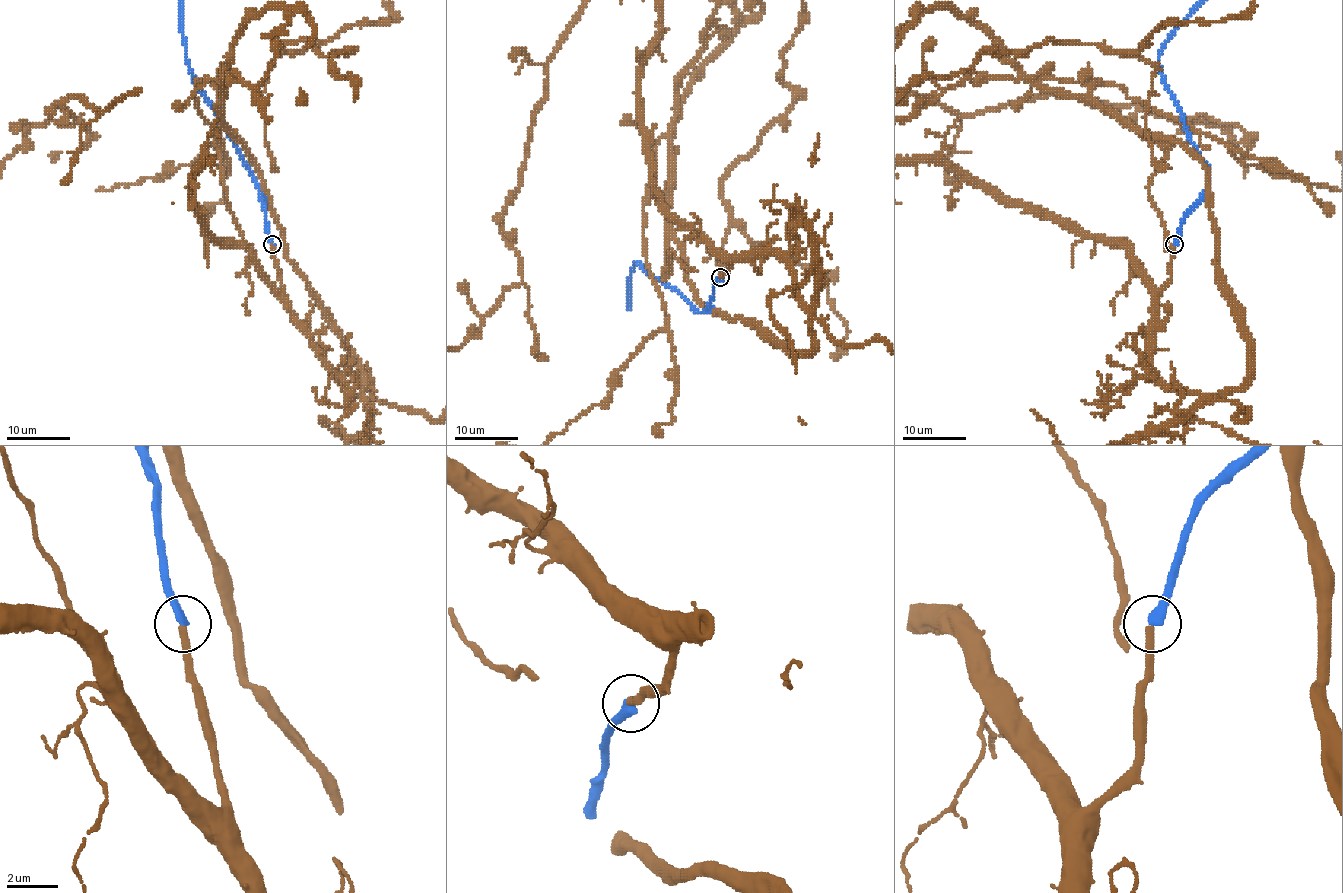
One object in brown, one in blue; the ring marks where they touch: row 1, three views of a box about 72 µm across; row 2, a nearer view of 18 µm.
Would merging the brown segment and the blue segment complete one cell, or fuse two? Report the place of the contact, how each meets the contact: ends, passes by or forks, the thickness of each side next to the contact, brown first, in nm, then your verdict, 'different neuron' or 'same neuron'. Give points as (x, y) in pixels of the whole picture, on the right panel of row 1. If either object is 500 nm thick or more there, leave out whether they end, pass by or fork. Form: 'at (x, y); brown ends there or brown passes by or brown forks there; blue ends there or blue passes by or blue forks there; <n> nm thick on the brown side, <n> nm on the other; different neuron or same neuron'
at (1174, 244); brown ends there; blue ends there; 320 nm thick on the brown side, 400 nm on the other; different neuron

